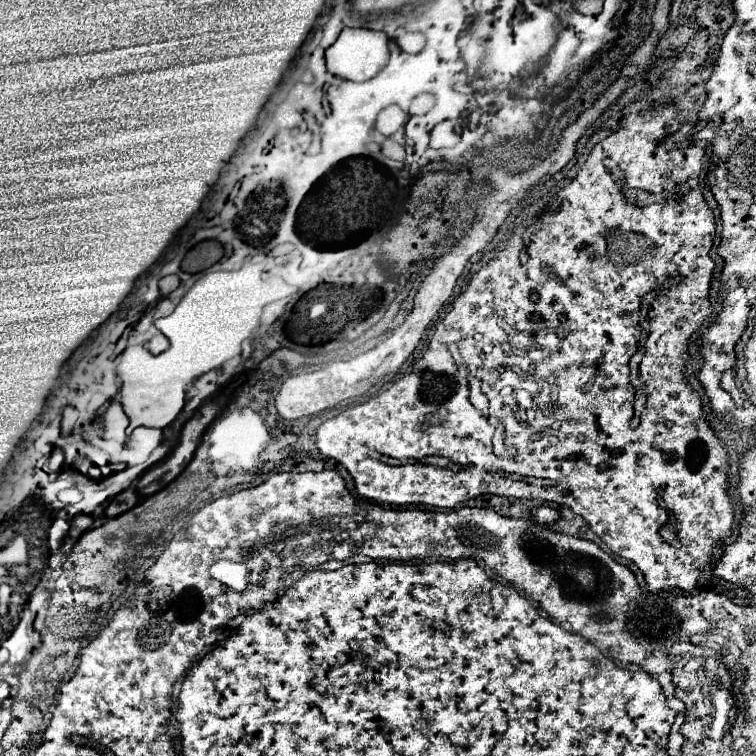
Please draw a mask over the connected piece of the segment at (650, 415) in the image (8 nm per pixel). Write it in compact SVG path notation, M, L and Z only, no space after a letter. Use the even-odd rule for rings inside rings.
M656 105L656 109L650 111L650 113L642 113L638 117L636 115L628 117L618 127L618 131L614 135L610 135L608 139L600 141L592 149L592 153L588 155L588 159L586 159L584 167L580 169L578 177L570 185L566 185L560 193L556 194L556 202L561 202L560 206L564 202L564 205L562 205L562 209L558 207L558 211L554 215L544 215L542 217L540 231L536 235L532 235L532 245L528 247L528 255L530 255L528 263L520 263L520 251L524 249L524 243L522 243L520 233L514 233L512 239L508 241L508 247L504 251L500 251L496 259L492 259L486 267L482 267L474 275L474 279L470 281L468 289L456 299L452 311L436 325L428 351L414 365L414 371L418 371L418 375L416 373L410 373L410 375L398 379L390 389L382 391L380 395L376 395L374 399L370 399L368 403L362 403L358 407L352 407L352 409L348 409L344 413L340 413L340 415L324 421L318 427L318 431L316 431L316 443L318 443L320 453L326 455L326 457L332 457L332 459L338 459L340 463L344 463L342 461L344 459L344 451L350 451L350 449L366 449L366 451L368 449L374 449L374 451L378 451L382 455L388 455L390 453L390 457L406 457L406 455L400 455L400 449L410 447L416 441L416 437L420 437L424 433L422 427L424 427L426 419L430 419L440 409L442 401L445 401L443 405L446 408L446 403L448 403L448 415L446 415L446 421L440 425L438 435L442 435L442 437L446 435L446 447L438 455L446 455L450 461L454 461L458 465L478 465L478 467L486 467L490 471L498 471L500 469L500 471L508 471L508 473L516 473L516 475L524 475L524 477L552 479L552 481L556 481L556 485L538 487L538 485L530 485L526 481L512 481L510 477L502 477L500 473L491 473L484 471L484 469L475 469L475 466L460 469L460 471L452 471L452 469L446 469L446 467L434 467L434 465L422 465L422 463L410 463L410 465L396 465L394 467L394 465L386 465L382 461L376 461L372 457L358 457L356 461L350 461L350 465L346 461L344 467L354 477L356 491L362 497L368 497L372 501L386 503L386 505L432 505L432 507L440 507L440 509L454 509L460 503L464 503L468 499L474 499L474 497L482 494L504 495L504 497L518 497L518 499L554 501L558 505L570 507L576 515L584 517L586 523L590 525L590 529L608 545L608 549L614 555L620 555L620 557L630 559L632 563L636 563L640 567L640 571L644 573L646 585L648 585L650 591L656 593L656 591L666 589L666 587L678 587L678 589L682 589L686 593L692 593L694 591L694 587L696 587L702 571L712 561L714 549L724 539L730 537L730 527L734 523L734 507L732 507L732 499L728 495L728 471L730 471L728 451L724 449L724 445L722 445L720 437L716 435L716 431L706 421L706 415L704 415L704 409L702 409L702 399L696 395L696 391L686 381L686 377L690 379L699 371L704 361L703 358L701 360L701 356L697 356L697 351L695 356L695 353L693 353L694 348L689 348L690 351L688 351L688 345L692 341L695 347L695 338L700 338L697 337L697 334L701 336L703 331L709 327L719 312L721 312L722 297L724 297L724 288L721 288L720 299L716 303L716 306L712 307L712 311L710 311L710 279L712 279L712 271L716 267L714 259L710 257L710 249L712 249L712 241L714 241L716 223L714 223L712 209L708 207L708 203L704 201L704 197L700 193L698 176L700 175L700 169L702 169L702 155L704 155L704 151L698 149L698 147L694 147L694 145L690 145L692 127L694 127L694 121L690 123L686 119L678 119L676 113L674 113L674 109L668 109L664 105ZM451 344L457 345L462 361L466 363L468 371L473 376L490 375L490 389L486 389L486 383L482 387L484 393L486 393L486 397L490 399L490 417L492 417L492 423L496 423L496 421L502 421L504 423L504 427L506 427L506 445L508 447L514 447L518 451L518 457L516 459L500 459L498 461L498 457L492 453L494 427L488 427L488 417L482 415L470 402L469 381L467 378L458 377L458 367L456 367L456 363L452 359L452 354L448 350Z

